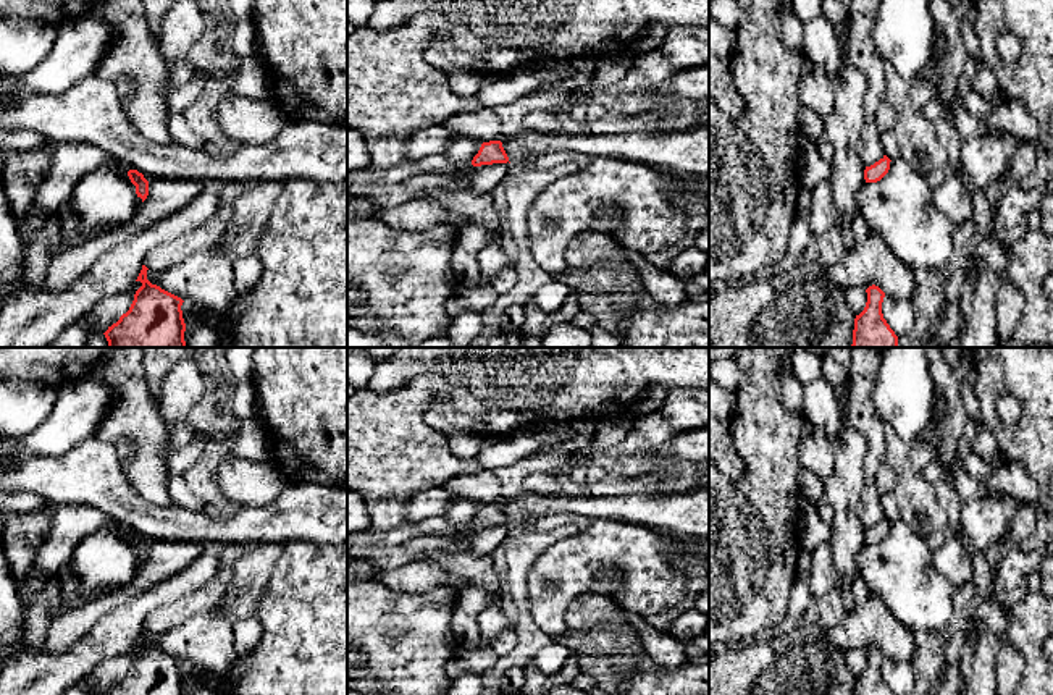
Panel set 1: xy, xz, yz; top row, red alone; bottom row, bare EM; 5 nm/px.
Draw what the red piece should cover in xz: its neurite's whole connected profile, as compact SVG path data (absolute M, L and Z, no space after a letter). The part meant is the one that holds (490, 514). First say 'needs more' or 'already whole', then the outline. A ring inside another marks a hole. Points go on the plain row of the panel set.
already whole; M501 503L483 504L478 516L473 519L472 527L493 527L493 525L507 525L509 519L502 509Z

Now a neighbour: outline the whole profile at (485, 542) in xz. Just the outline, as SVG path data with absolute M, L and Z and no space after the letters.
M455 496L444 511L444 516L452 522L452 527L444 535L465 543L465 551L491 558L509 538L510 525L473 529L472 522L478 516L481 506L483 504L475 499Z

